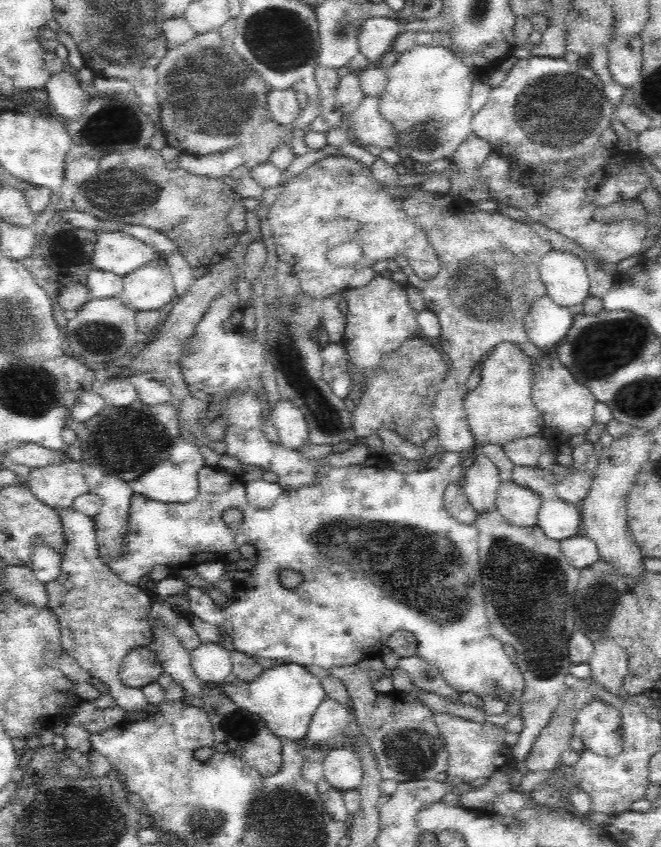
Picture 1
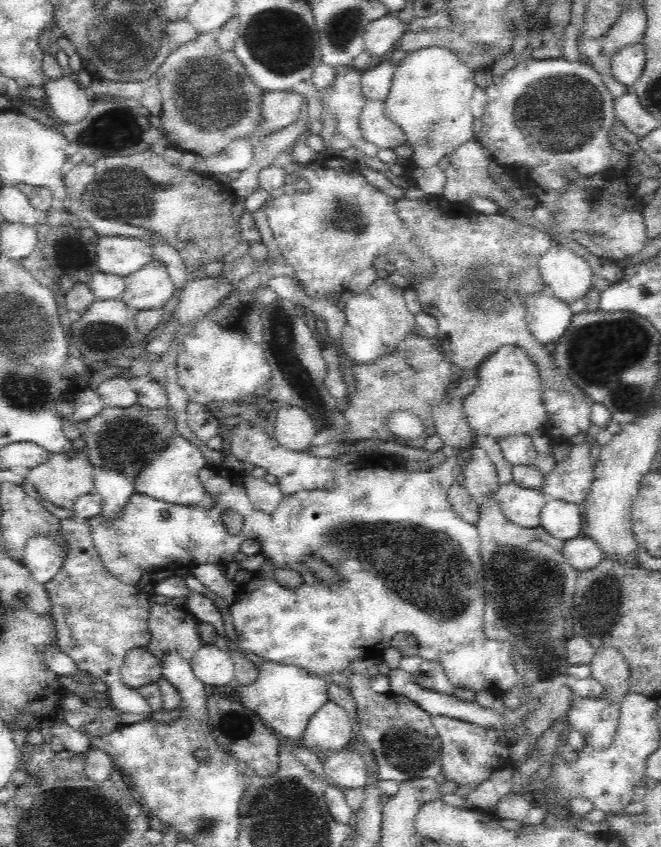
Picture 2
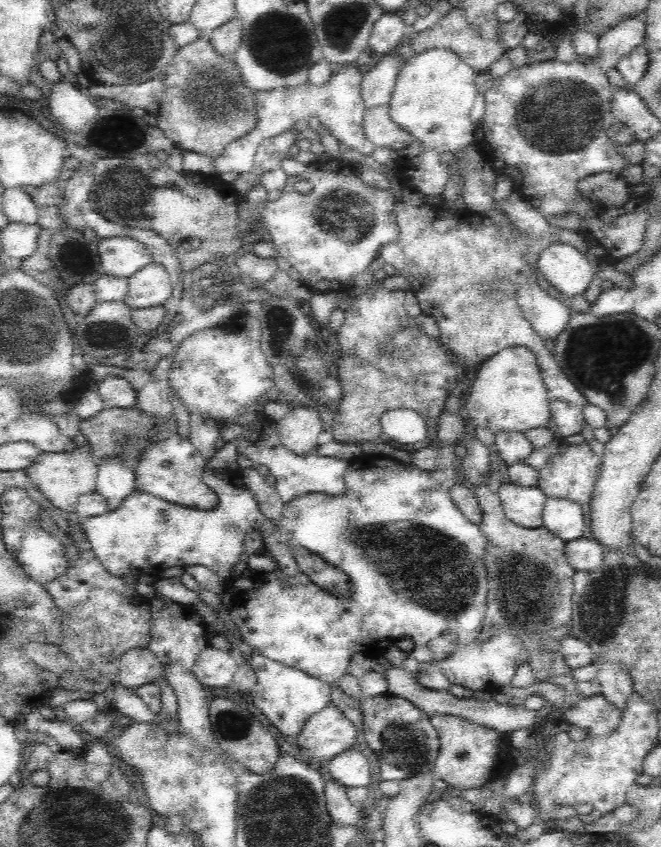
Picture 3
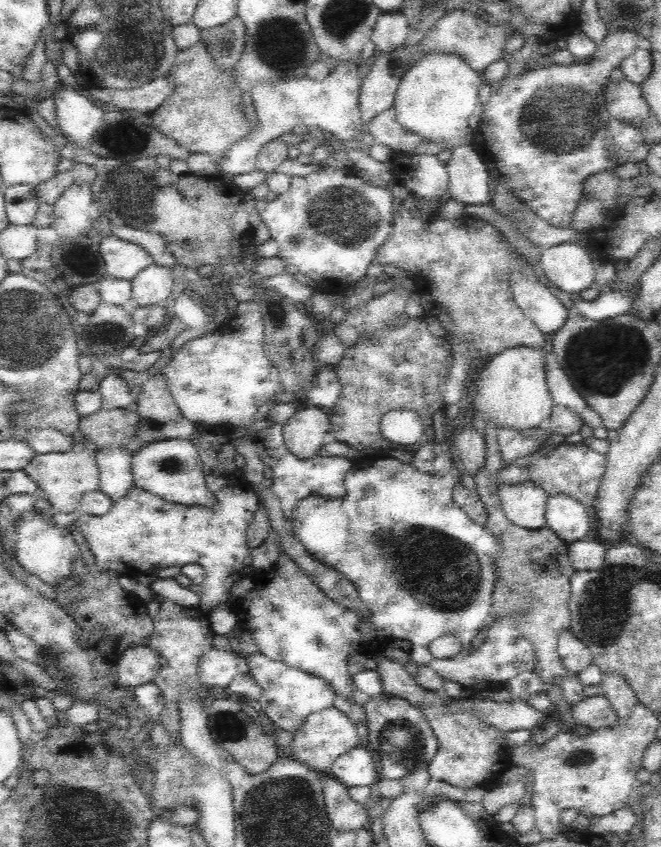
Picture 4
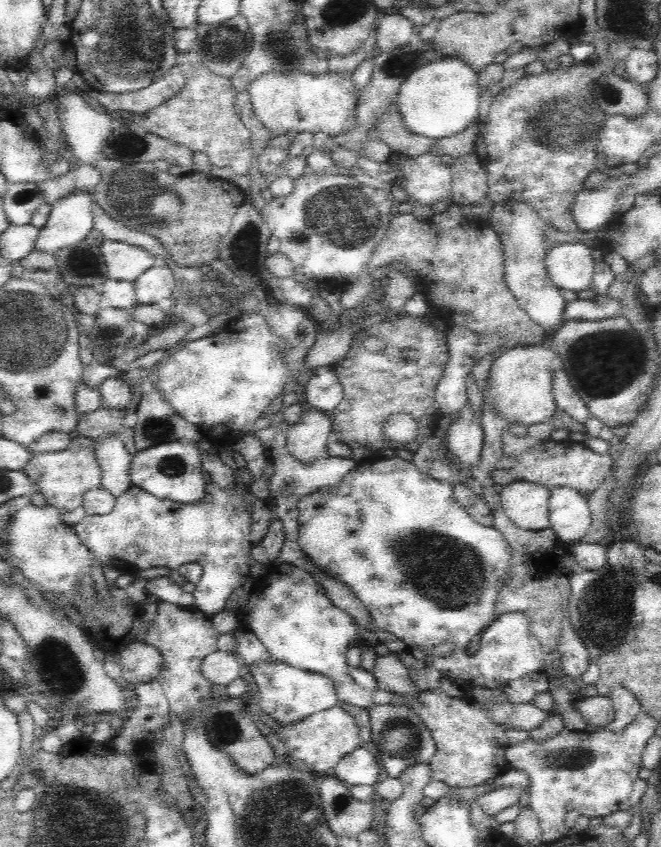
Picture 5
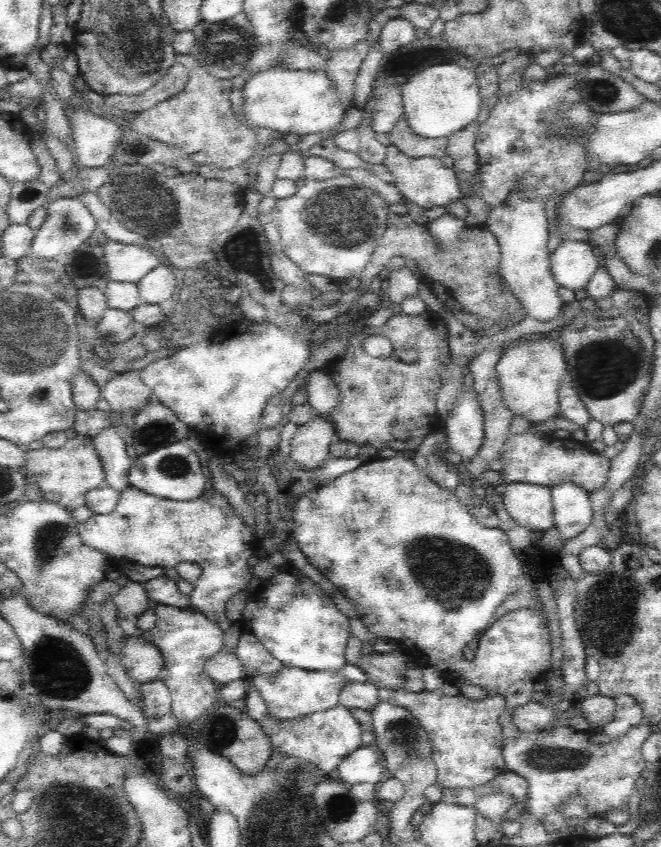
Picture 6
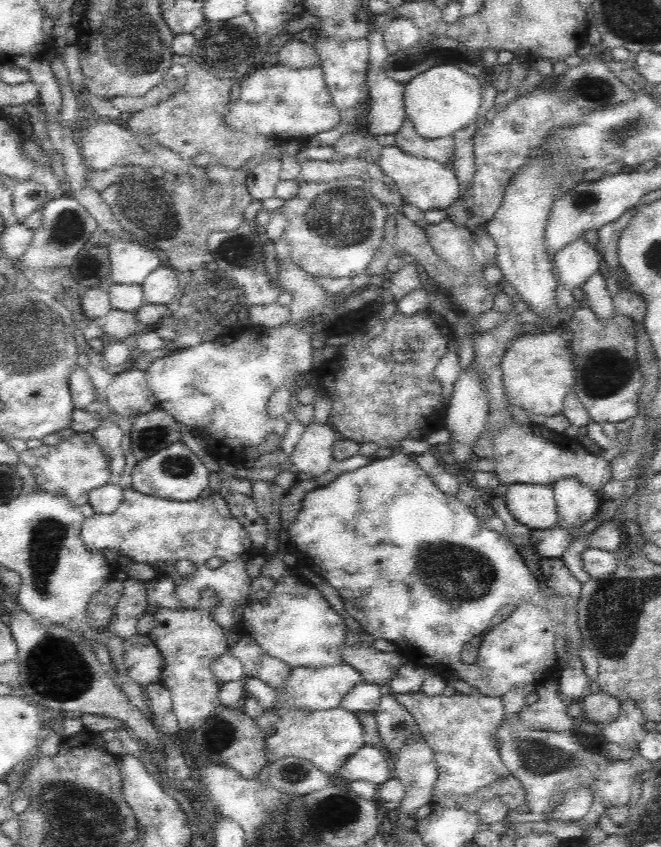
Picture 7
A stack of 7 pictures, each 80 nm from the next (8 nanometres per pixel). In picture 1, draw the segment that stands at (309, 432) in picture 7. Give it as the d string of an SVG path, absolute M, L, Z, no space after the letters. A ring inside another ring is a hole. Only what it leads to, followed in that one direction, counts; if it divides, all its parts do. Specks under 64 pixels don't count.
M280 398L271 412L271 419L280 442L285 449L298 450L308 438L304 413L298 405L287 398Z

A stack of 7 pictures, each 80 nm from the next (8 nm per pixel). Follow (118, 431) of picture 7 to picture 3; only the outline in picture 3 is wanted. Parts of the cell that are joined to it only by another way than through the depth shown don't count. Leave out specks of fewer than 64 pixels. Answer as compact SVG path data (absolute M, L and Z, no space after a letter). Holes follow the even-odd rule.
M120 459L101 460L97 468L95 492L106 499L108 509L114 510L135 489L135 480L135 471Z

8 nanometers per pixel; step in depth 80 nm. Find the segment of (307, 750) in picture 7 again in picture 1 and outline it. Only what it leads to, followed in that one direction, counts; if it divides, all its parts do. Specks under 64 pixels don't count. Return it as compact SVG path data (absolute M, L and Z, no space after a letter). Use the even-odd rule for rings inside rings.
M326 696L314 712L306 745L310 747L336 747L345 738L344 734L350 726L349 712L334 699Z

